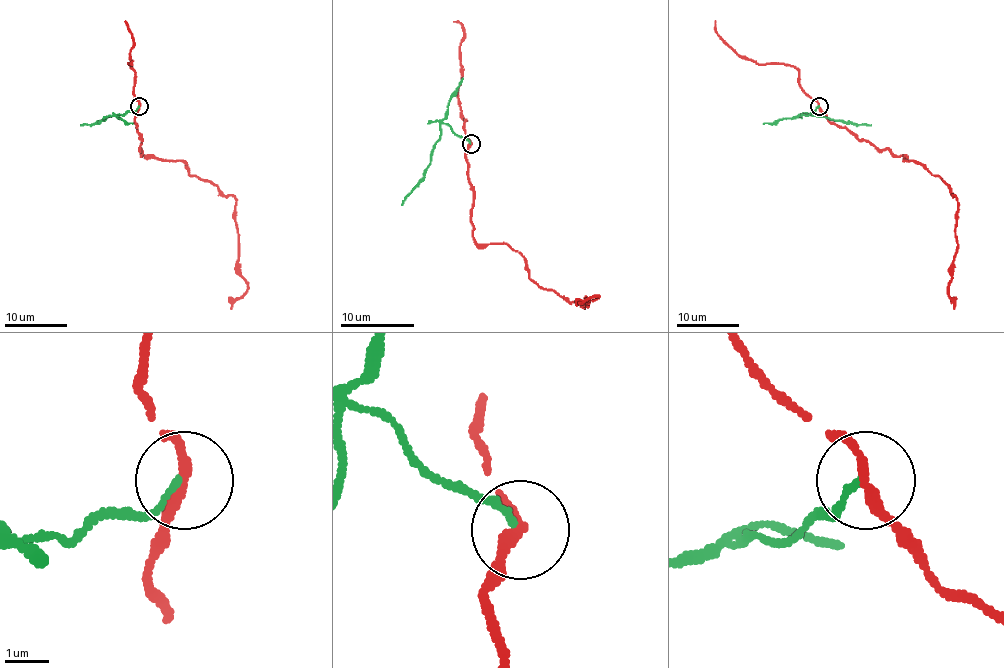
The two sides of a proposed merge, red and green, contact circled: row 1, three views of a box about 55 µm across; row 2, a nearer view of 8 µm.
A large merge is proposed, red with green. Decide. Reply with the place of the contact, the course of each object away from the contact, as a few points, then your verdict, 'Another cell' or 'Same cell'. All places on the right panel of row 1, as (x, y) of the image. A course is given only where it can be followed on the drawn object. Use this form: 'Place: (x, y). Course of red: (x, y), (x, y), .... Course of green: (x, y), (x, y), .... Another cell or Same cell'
Place: (819, 106). Course of red: (819, 106), (830, 122), (859, 139), (921, 164), (956, 197), (958, 251), (948, 284), (955, 309). Course of green: (819, 106), (802, 115), (811, 114), (871, 125). Another cell

